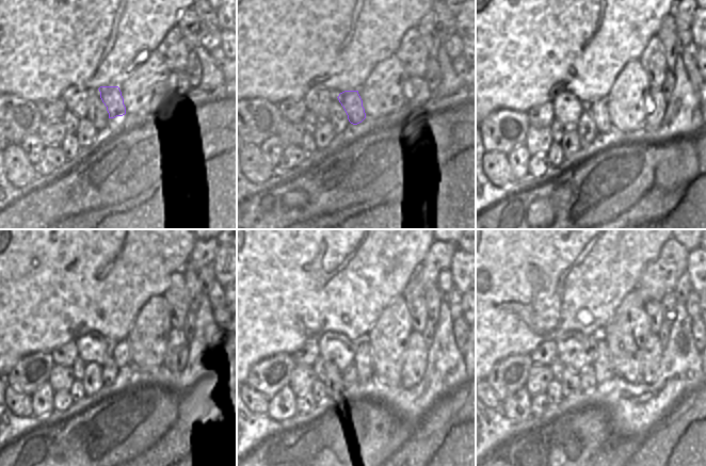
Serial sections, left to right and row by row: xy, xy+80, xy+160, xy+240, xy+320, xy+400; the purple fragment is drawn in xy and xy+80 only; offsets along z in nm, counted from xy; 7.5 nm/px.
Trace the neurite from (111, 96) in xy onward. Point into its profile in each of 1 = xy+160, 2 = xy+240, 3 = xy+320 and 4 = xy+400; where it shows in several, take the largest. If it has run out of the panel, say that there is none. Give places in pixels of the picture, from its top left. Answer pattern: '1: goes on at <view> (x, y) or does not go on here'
1: goes on at xy+160 (598, 109)
2: goes on at xy+240 (119, 351)
3: goes on at xy+320 (363, 362)
4: goes on at xy+400 (603, 366)

